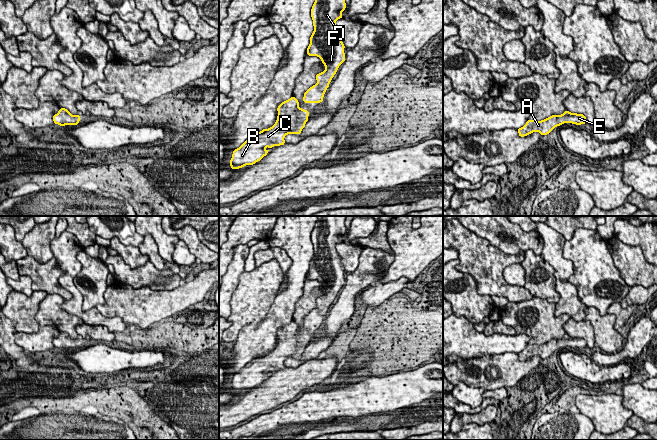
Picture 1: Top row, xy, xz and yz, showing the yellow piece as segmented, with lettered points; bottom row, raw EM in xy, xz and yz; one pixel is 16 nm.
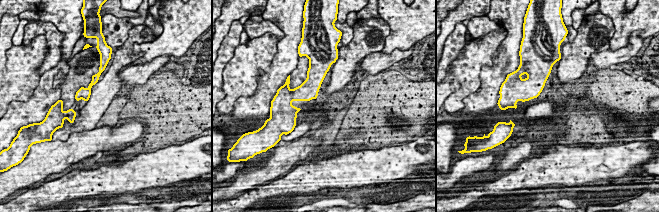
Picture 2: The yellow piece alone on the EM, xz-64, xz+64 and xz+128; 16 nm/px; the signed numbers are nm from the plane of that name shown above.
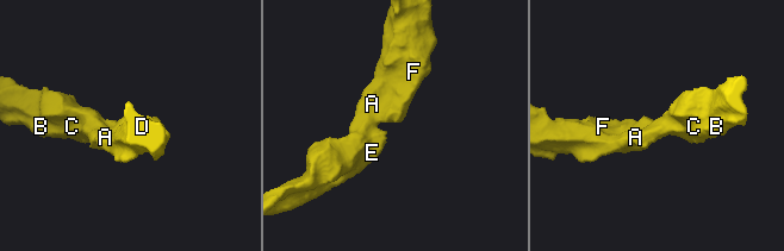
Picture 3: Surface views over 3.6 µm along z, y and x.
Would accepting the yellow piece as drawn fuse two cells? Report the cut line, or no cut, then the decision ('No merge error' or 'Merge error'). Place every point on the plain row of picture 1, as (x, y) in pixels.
No split. No merge error

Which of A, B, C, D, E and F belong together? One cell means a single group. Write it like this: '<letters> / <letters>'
A B C D E F

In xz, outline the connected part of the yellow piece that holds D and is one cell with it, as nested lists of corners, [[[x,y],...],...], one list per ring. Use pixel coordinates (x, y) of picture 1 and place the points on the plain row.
[[[317,216],[311,233],[314,255],[307,272],[308,280],[318,280],[325,294],[316,299],[317,307],[310,311],[303,321],[304,327],[320,327],[336,298],[345,285],[344,268],[336,245],[343,241],[346,216]]]

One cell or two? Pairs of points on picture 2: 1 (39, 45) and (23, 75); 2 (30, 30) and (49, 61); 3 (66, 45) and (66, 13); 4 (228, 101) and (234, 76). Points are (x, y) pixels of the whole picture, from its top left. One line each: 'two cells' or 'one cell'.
1: one cell
2: one cell
3: one cell
4: one cell

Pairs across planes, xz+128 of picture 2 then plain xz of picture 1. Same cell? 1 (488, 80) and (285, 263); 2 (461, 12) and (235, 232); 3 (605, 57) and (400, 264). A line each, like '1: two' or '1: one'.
1: two
2: one
3: two

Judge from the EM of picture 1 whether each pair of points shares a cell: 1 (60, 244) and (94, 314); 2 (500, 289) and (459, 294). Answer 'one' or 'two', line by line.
1: one
2: two

